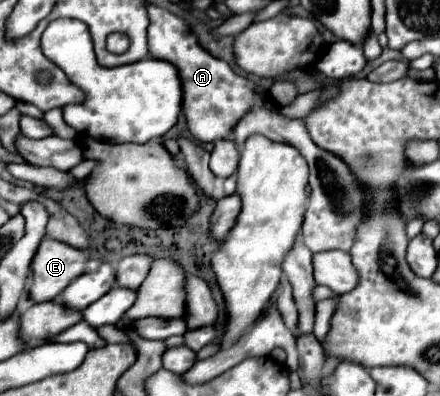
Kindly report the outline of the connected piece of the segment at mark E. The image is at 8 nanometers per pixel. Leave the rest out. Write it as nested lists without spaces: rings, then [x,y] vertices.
[[[44,239],[30,265],[32,287],[28,297],[36,303],[56,299],[76,277],[84,273],[86,253],[56,239]]]

